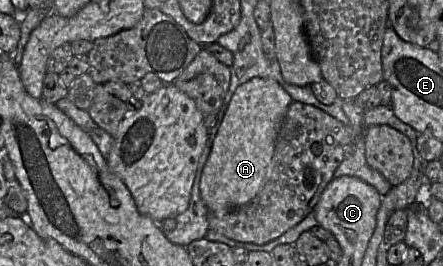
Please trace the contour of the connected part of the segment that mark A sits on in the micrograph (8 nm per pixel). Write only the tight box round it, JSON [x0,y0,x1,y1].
[201,77,292,216]

